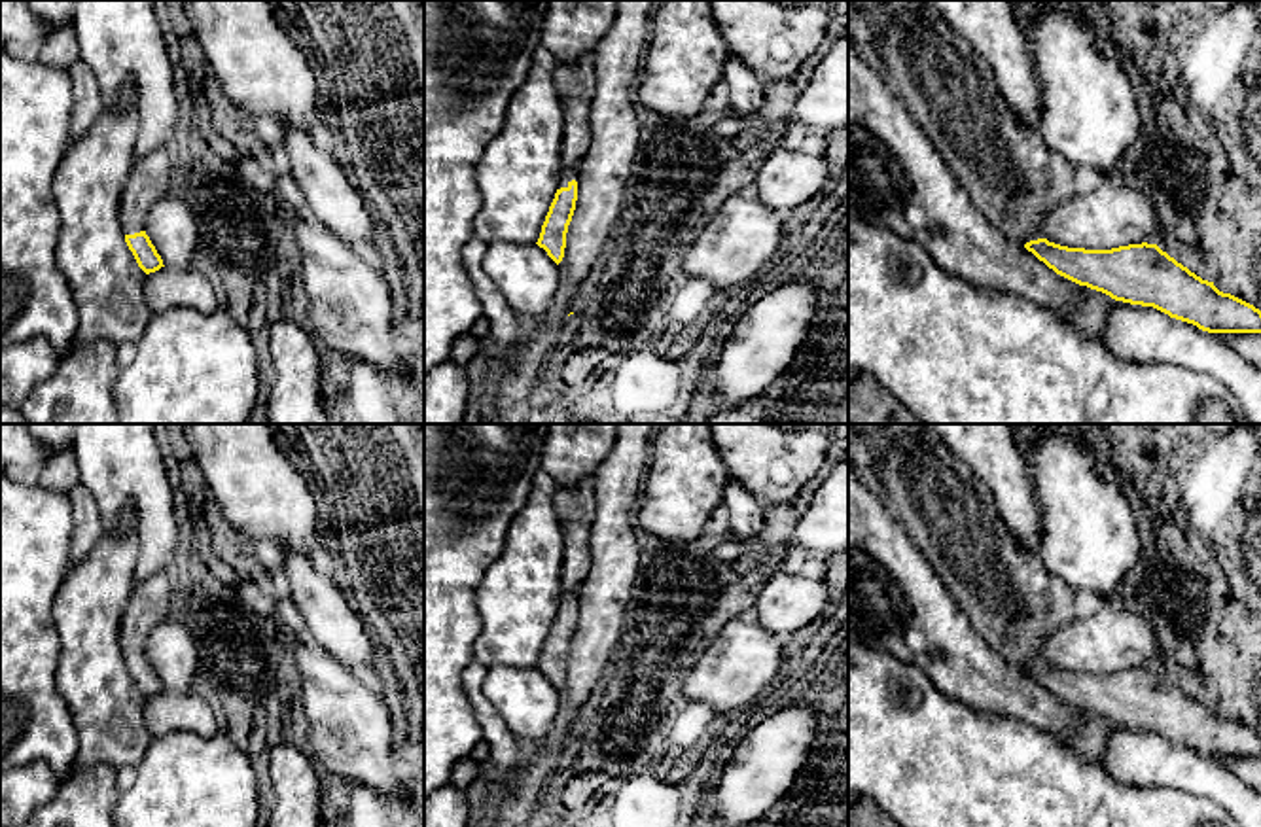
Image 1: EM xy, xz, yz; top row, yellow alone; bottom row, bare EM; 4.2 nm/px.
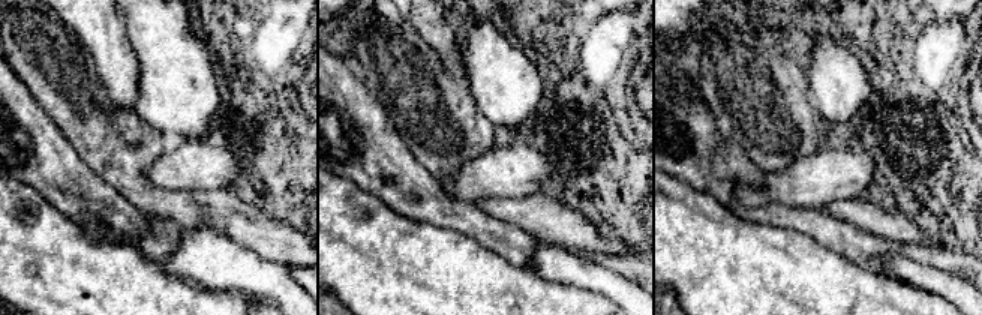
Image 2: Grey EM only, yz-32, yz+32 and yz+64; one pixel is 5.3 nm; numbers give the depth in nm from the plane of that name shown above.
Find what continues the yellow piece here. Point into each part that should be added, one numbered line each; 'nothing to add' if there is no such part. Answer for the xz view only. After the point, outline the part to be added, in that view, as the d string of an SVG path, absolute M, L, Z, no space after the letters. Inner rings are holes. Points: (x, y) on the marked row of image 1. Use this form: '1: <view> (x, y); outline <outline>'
1: xz (567, 173); outline M562 165L562 167L560 167L559 189L560 189L560 187L568 187L568 184L570 184L572 180L577 182L577 167Z

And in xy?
1: xy (150, 178); outline M170 146L155 150L133 167L119 202L123 235L146 231L150 208L172 193L174 174L176 167L172 163Z

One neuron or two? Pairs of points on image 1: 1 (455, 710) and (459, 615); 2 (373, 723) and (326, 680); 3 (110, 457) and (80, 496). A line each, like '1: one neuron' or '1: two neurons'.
1: one neuron
2: one neuron
3: two neurons

